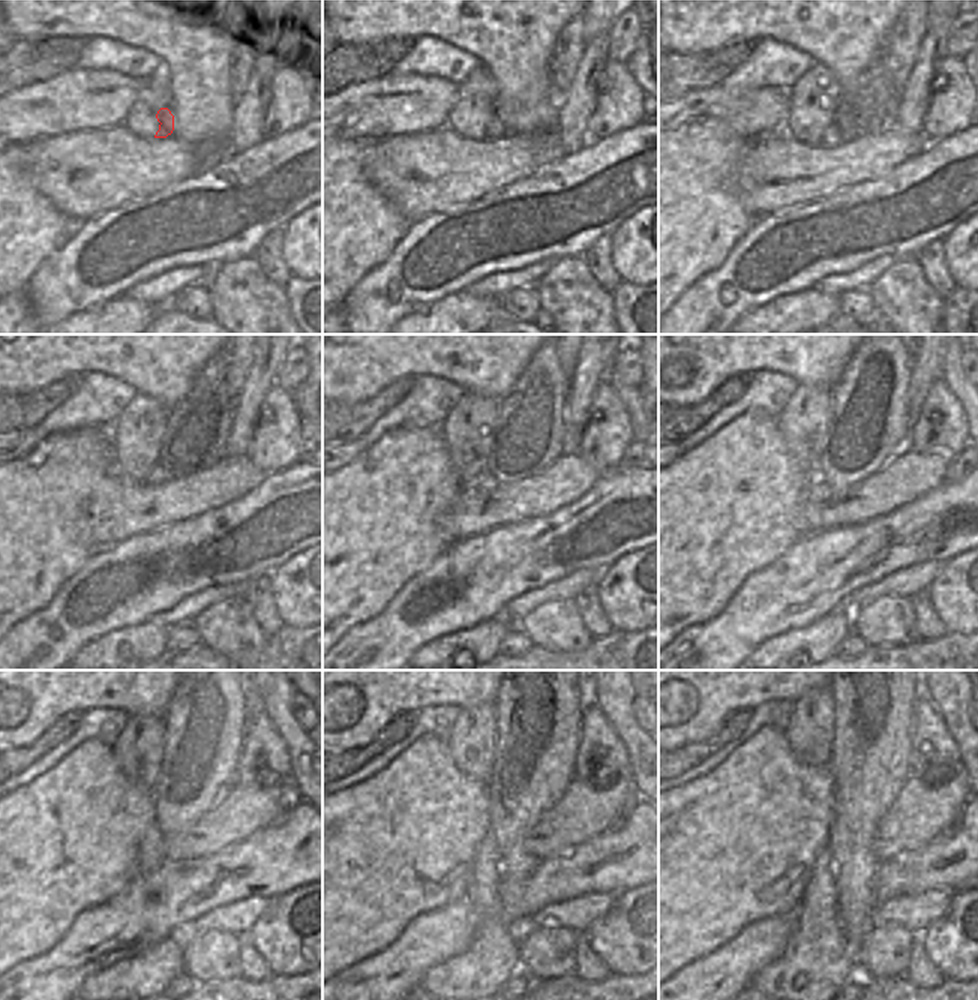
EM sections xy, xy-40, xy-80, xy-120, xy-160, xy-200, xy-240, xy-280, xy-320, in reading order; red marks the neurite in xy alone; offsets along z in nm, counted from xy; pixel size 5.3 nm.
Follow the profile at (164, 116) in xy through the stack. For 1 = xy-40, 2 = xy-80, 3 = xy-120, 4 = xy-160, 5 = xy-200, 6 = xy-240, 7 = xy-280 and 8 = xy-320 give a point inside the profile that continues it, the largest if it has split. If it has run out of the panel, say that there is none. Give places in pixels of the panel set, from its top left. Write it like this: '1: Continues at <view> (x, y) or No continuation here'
1: Continues at xy-40 (495, 128)
2: Continues at xy-80 (831, 137)
3: Continues at xy-120 (156, 476)
4: Continues at xy-160 (485, 483)
5: Continues at xy-200 (819, 492)
6: Continues at xy-240 (152, 847)
7: Continues at xy-280 (477, 975)
8: Continues at xy-320 (818, 960).

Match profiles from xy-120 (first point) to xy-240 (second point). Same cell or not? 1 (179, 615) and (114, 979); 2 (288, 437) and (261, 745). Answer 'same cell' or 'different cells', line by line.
1: different cells
2: same cell

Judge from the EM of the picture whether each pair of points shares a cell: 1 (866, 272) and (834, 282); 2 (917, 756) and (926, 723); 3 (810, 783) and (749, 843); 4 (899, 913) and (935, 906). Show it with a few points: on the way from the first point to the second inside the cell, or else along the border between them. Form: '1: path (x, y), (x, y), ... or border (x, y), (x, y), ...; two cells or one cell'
1: path (858, 278), (842, 282); one cell
2: path (924, 748), (926, 730); one cell
3: path (801, 796), (788, 804), (767, 825); one cell
4: path (908, 912), (926, 907); one cell

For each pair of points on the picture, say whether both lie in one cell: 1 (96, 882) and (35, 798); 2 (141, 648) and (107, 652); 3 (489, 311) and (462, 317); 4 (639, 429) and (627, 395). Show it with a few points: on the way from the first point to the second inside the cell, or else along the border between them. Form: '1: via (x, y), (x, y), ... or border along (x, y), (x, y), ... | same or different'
1: via (83, 861), (68, 841), (68, 831), (56, 819) | same
2: via (132, 646), (125, 639), (116, 645) | same
3: via (483, 311), (468, 317) | same
4: via (639, 420), (633, 404) | same

